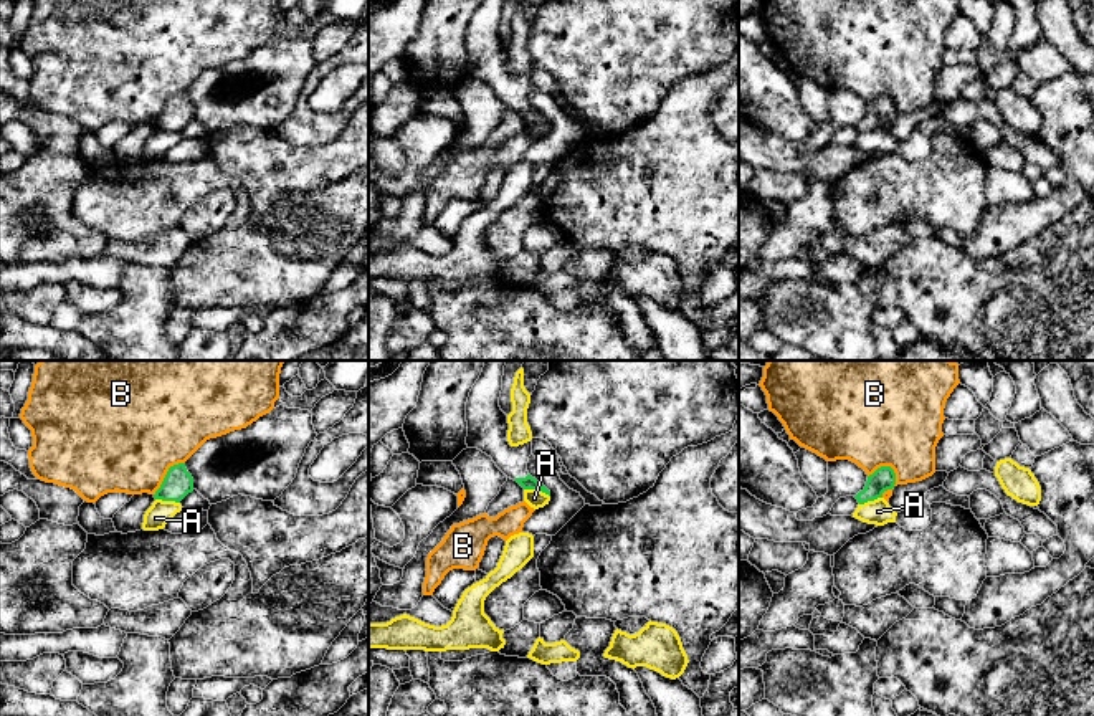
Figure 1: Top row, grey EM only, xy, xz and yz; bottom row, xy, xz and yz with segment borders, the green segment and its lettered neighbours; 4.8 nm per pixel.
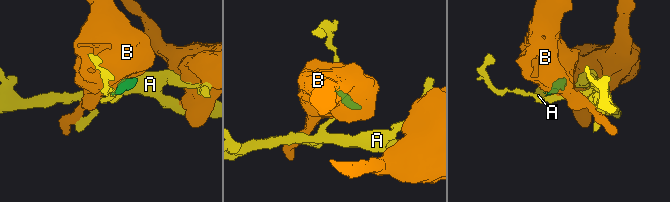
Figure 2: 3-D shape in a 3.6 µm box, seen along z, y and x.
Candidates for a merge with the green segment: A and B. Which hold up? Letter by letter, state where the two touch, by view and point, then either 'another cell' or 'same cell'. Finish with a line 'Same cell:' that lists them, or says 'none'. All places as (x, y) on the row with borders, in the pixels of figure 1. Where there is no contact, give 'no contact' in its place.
A: contact xz (537, 488); another cell
B: contact yz (894, 483); another cell
Same cell: none

